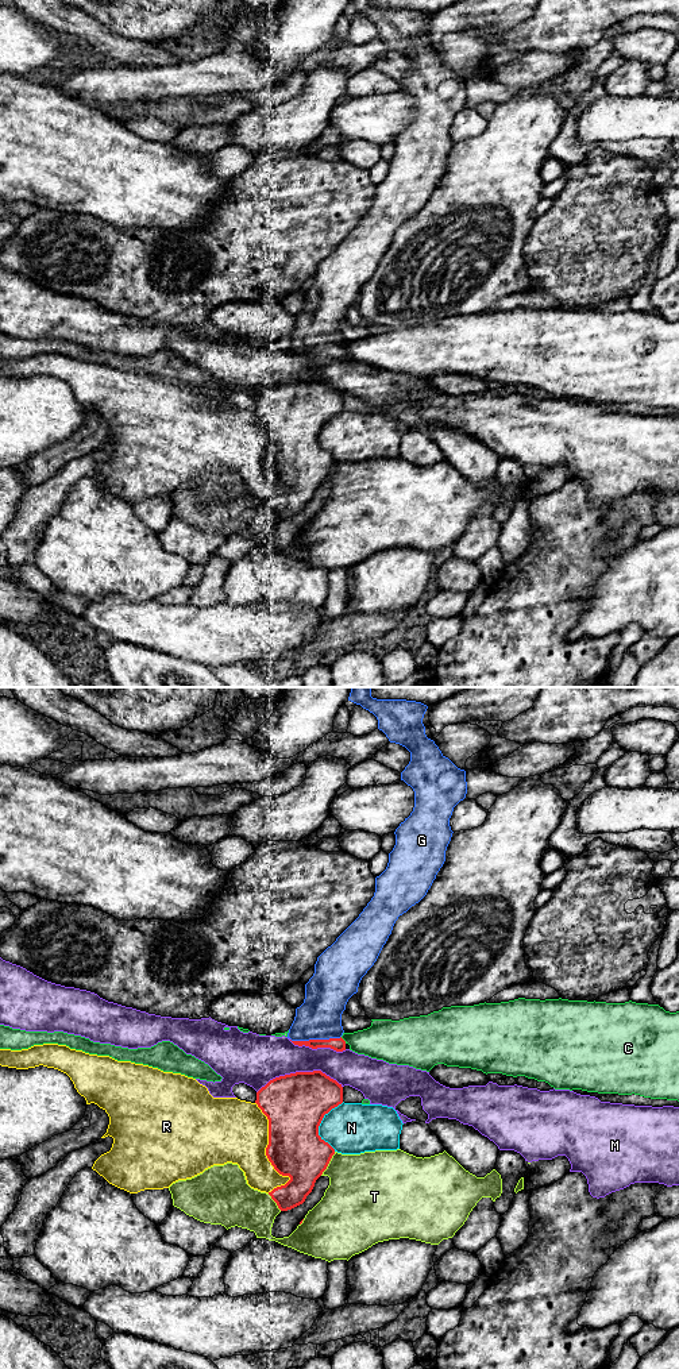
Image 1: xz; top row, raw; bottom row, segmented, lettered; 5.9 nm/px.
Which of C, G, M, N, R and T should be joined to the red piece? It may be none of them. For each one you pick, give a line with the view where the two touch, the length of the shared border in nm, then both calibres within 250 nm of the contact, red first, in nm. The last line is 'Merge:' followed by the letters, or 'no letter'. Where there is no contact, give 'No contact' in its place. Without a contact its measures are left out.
G: Touches red in xz. Shared border 300 nm. Thickness 80 nm (red) against 260 nm
Merge: G

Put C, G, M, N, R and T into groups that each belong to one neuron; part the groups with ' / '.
C / G / M / N / R / T

